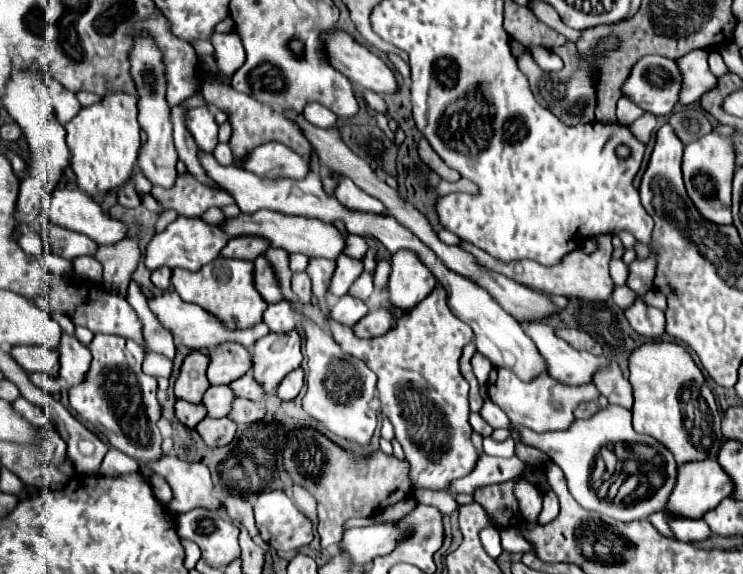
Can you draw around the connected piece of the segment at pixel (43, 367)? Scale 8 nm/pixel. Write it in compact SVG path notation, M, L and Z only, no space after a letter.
M14 346L10 350L12 358L24 368L28 374L30 372L46 372L48 376L56 378L58 376L58 352L46 350L42 346Z

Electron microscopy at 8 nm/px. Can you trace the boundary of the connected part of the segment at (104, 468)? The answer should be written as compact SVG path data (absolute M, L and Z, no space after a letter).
M110 448L101 463L99 472L103 476L120 476L128 472L138 472L138 464L130 456L124 456L116 448Z

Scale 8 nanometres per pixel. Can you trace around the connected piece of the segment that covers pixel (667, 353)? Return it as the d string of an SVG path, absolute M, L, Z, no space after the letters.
M656 342L636 348L630 356L630 384L634 388L634 430L664 444L678 464L716 458L722 444L720 412L712 390L692 356L678 344Z

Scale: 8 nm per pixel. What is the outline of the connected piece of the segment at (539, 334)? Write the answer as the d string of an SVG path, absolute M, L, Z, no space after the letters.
M532 322L524 326L524 332L534 340L536 348L546 358L550 376L562 384L592 384L592 376L608 368L608 358L570 348L546 322Z

